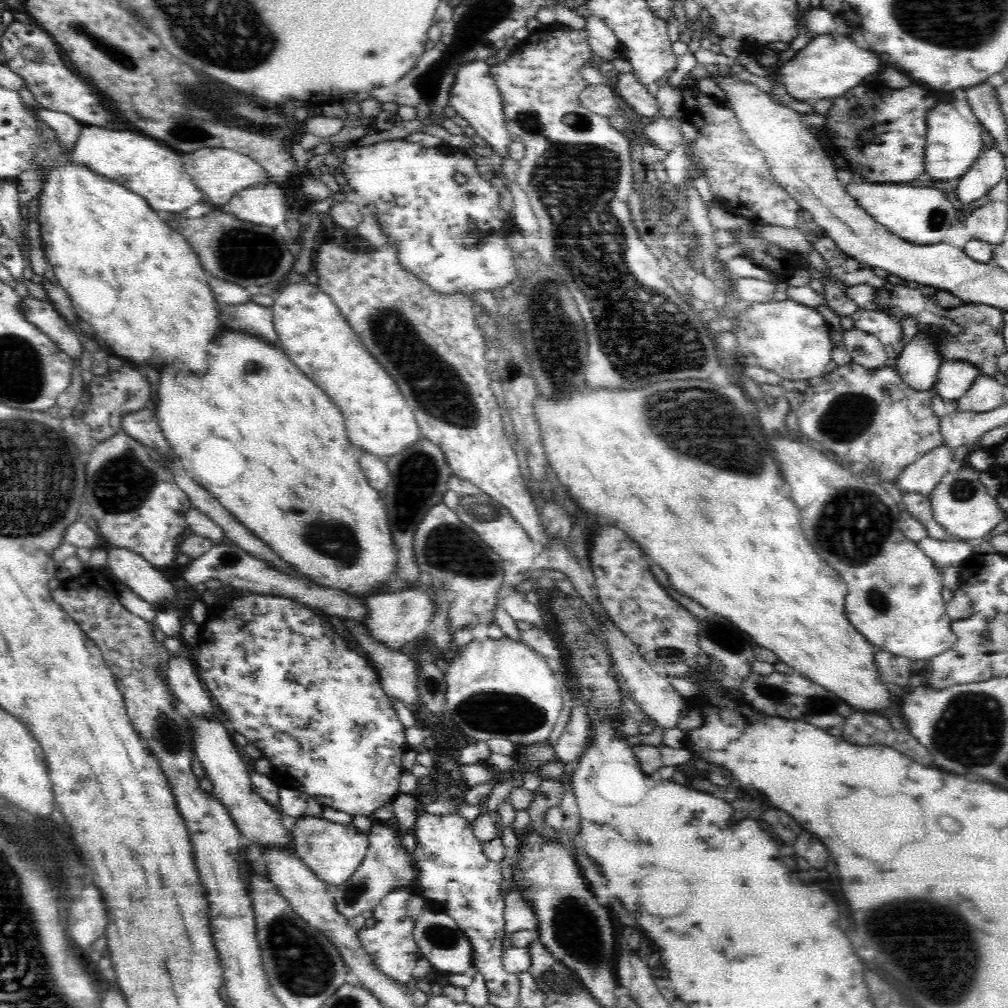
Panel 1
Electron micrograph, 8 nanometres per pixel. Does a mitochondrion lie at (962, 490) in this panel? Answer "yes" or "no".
yes

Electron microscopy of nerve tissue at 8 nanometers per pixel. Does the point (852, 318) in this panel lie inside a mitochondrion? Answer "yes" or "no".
no

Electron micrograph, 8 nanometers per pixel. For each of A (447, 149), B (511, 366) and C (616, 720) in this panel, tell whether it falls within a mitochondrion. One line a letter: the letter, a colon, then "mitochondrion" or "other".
A: other
B: mitochondrion
C: other

